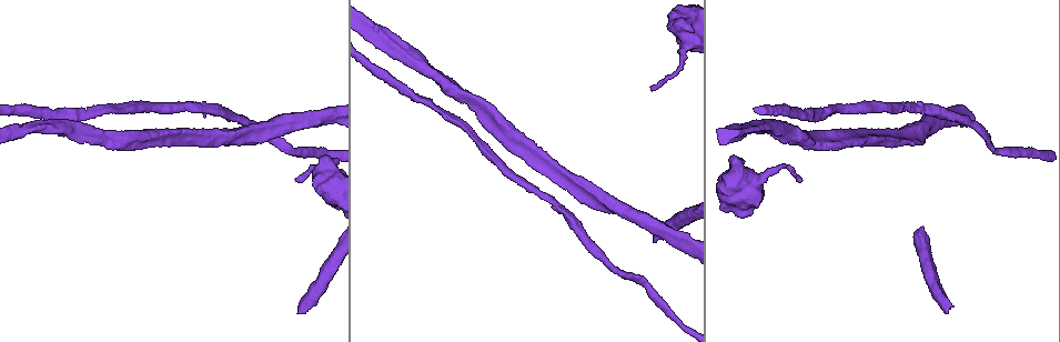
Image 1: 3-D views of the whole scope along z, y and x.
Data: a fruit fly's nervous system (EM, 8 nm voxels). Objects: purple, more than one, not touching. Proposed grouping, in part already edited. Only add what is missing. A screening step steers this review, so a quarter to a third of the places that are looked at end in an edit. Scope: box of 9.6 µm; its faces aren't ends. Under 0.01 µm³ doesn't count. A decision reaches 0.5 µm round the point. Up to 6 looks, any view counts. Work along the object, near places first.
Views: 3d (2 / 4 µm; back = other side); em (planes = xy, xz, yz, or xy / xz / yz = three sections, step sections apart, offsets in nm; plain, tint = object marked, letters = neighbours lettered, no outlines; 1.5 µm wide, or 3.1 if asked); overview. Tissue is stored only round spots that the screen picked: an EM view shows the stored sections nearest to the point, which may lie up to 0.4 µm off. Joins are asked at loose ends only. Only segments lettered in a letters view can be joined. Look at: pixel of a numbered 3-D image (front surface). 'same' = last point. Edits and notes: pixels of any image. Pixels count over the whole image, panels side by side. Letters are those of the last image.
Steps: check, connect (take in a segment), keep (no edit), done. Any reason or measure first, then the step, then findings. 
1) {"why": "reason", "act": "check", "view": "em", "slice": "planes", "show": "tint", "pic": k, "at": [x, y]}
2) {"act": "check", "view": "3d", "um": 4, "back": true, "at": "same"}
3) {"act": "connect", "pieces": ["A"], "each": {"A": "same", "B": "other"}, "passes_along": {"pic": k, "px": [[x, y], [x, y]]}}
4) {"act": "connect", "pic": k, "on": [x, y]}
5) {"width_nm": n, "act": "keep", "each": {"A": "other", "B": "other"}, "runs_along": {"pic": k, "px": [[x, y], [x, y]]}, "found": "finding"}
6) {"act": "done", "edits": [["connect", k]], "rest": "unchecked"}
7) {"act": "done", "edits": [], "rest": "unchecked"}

{"why": "free end", "act": "check", "view": "3d", "um": 4, "pic": 1, "at": [914, 146]}

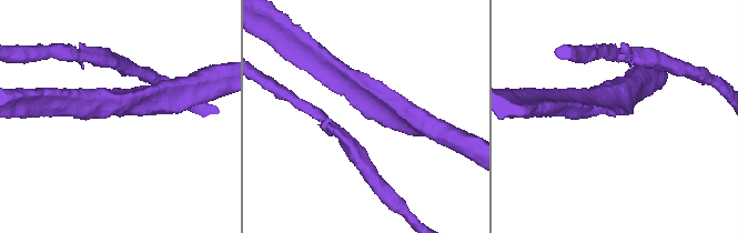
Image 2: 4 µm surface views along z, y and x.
{"act": "check", "view": "em", "slice": "planes", "show": "letters", "pic": 2, "at": [615, 113]}

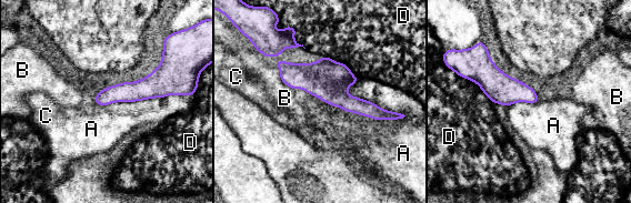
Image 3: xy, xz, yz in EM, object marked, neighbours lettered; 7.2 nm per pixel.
{"act": "keep", "each": {"A": "other", "B": "other", "C": "other", "D": "other"}, "found": "none of them fits"}

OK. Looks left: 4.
{"act": "check", "view": "em", "slice": "planes", "show": "letters", "pic": 1, "at": [948, 313]}

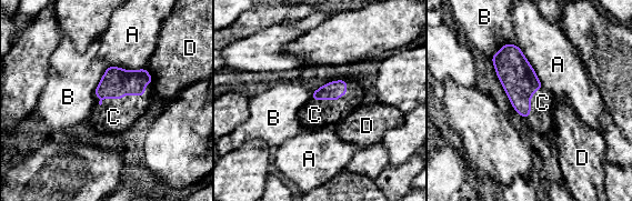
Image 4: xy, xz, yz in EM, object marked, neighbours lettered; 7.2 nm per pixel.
{"act": "connect", "pieces": ["C"], "each": {"A": "other", "B": "other", "C": "same", "D": "other"}, "passes_along": {"pic": 4, "px": [[117, 82], [127, 92], [113, 117]]}, "found": "the cell continues"}

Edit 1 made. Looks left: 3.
{"why": "free end", "act": "check", "view": "em", "slice": "planes", "show": "letters", "pic": 1, "at": [497, 110]}

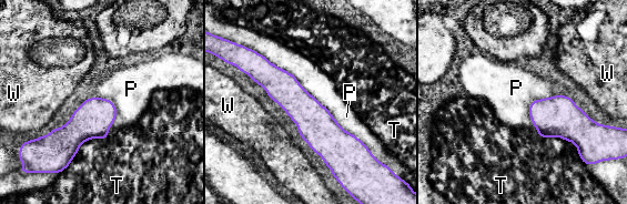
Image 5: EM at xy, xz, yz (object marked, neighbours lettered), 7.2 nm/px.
{"act": "keep", "each": {"P": "other", "T": "other", "W": "other"}, "runs_along": {"pic": 5, "px": [[256, 58], [336, 142], [352, 145]]}, "found": "no lettered segment goes on from it"}

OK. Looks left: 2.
{"act": "done", "edits": [["connect", 4]], "rest": "unchecked"}

